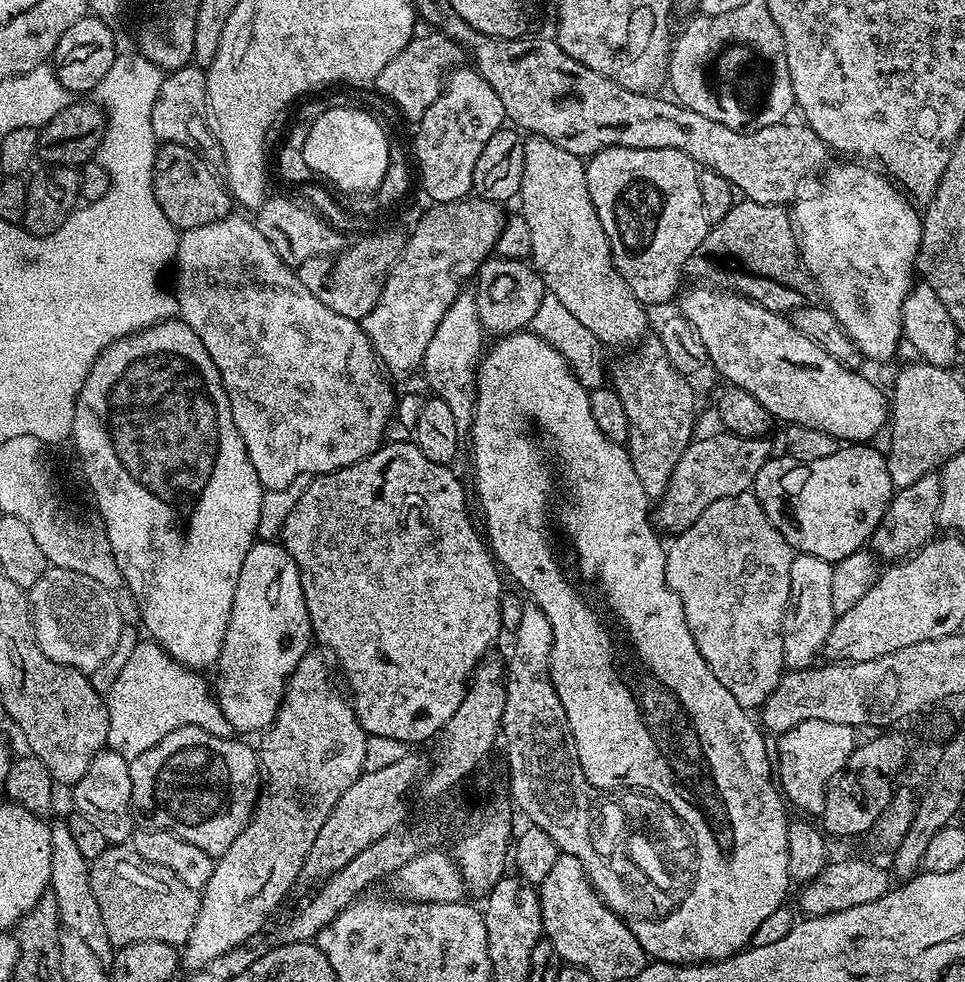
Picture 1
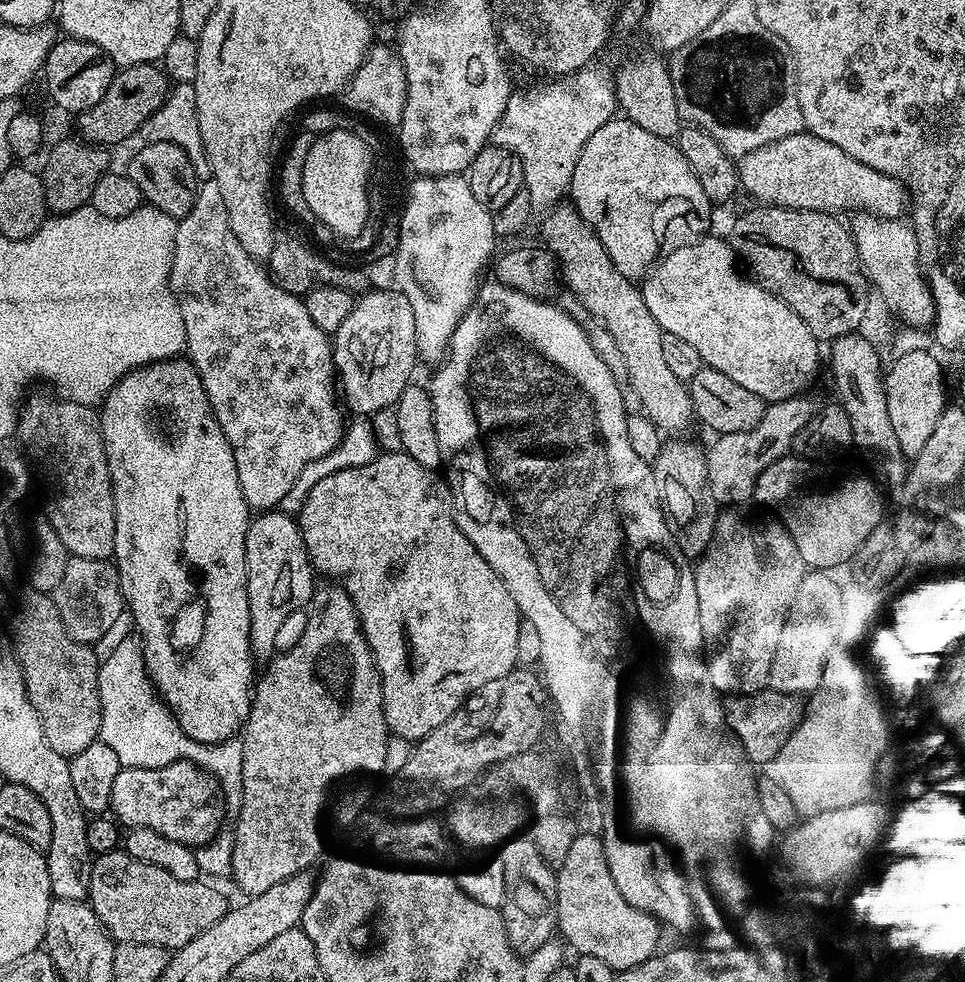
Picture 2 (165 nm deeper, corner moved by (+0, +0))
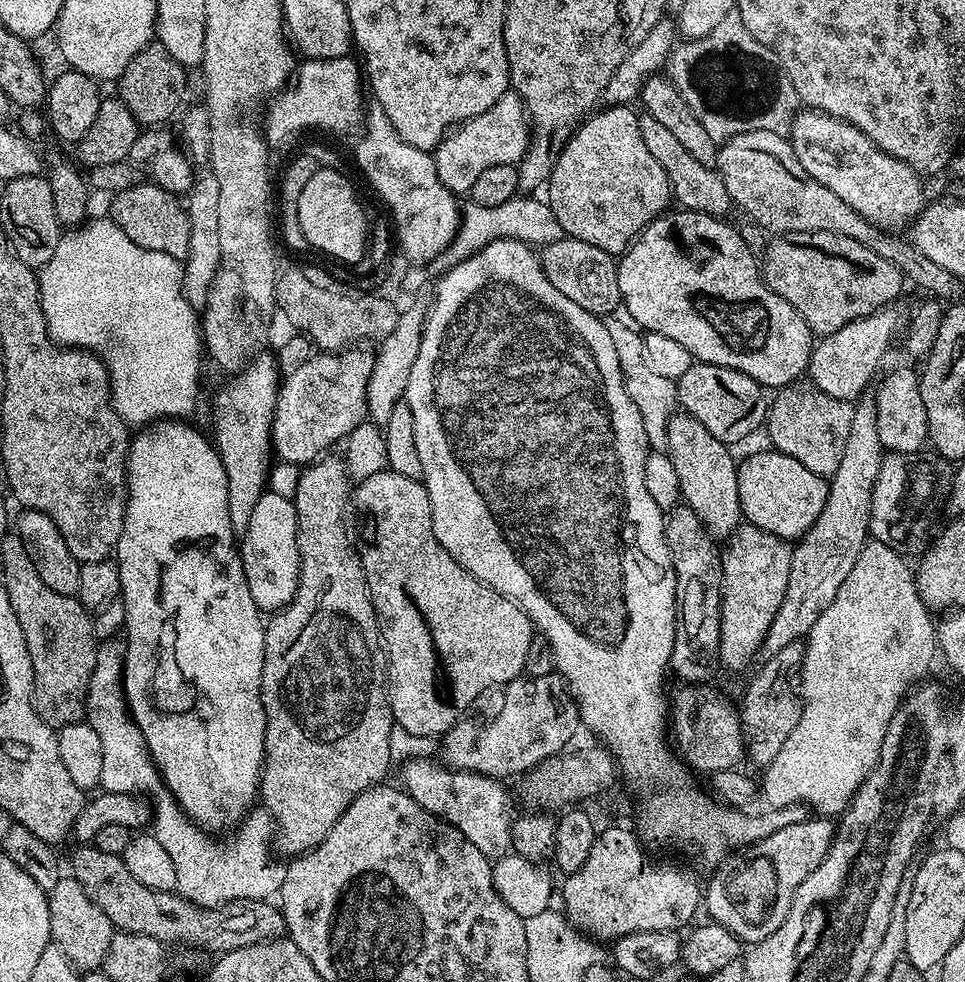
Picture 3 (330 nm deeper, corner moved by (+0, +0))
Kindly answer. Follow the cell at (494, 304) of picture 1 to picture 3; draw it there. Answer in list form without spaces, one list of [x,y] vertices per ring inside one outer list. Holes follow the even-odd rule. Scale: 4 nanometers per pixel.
[[[565,236],[563,240],[547,244],[539,253],[540,265],[544,267],[546,278],[554,282],[554,290],[562,290],[570,302],[582,306],[590,314],[601,318],[613,315],[615,308],[621,307],[618,290],[617,257],[606,250],[598,250],[598,246],[590,246],[590,242],[582,242],[573,236]]]

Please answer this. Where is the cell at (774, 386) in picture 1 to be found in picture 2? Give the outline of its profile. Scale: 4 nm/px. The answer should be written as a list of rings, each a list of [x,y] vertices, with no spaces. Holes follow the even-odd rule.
[[[705,234],[691,242],[681,243],[681,248],[673,252],[665,251],[652,265],[648,275],[643,277],[640,293],[654,322],[658,322],[662,331],[683,338],[689,346],[697,348],[707,367],[726,374],[726,378],[734,378],[734,382],[758,394],[758,398],[765,402],[807,393],[820,372],[821,348],[816,337],[810,334],[808,323],[798,318],[786,302],[770,294],[739,267],[736,269],[738,260],[731,244],[727,239],[720,237],[719,240],[712,235]]]

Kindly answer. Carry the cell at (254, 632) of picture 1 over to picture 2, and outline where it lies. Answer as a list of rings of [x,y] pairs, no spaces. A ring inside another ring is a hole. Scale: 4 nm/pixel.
[[[264,510],[248,526],[246,542],[246,574],[250,602],[250,646],[253,657],[268,658],[277,651],[276,639],[284,623],[296,611],[307,609],[312,602],[314,569],[308,560],[306,542],[299,523],[289,513]]]

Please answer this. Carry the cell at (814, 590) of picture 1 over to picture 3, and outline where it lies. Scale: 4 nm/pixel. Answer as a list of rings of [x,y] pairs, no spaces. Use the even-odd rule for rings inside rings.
[[[797,642],[786,646],[776,656],[767,661],[768,665],[753,678],[744,692],[744,701],[738,704],[740,727],[744,730],[746,756],[753,760],[760,770],[768,767],[774,758],[778,758],[778,750],[790,738],[794,726],[798,726],[798,718],[804,709],[802,692],[798,687],[800,667],[804,665],[804,644]]]

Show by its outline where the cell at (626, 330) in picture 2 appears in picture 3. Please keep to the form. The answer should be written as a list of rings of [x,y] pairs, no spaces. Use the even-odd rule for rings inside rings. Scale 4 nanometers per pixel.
[[[677,411],[668,423],[668,450],[670,462],[674,462],[674,470],[678,474],[678,486],[683,503],[706,526],[713,538],[731,537],[742,523],[740,499],[738,498],[737,457],[732,457],[733,449],[722,443],[698,418],[689,416],[687,412]]]

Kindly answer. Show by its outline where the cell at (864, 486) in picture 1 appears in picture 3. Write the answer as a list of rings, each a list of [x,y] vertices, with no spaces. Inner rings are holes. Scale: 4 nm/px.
[[[775,450],[756,452],[739,461],[738,498],[747,523],[758,526],[781,540],[795,542],[806,535],[826,506],[829,481],[802,466],[795,458]]]

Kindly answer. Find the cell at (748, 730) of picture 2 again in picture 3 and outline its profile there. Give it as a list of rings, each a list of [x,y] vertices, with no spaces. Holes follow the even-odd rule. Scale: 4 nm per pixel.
[[[680,686],[676,693],[670,696],[670,732],[676,735],[674,748],[682,757],[689,769],[697,768],[700,772],[715,774],[735,769],[736,764],[746,756],[746,745],[744,742],[744,730],[740,727],[740,713],[735,707],[728,705],[724,696],[719,696],[712,686]]]

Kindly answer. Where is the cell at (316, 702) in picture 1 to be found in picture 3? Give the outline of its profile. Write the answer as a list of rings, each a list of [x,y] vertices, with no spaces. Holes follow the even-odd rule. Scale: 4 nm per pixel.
[[[325,455],[323,458],[307,465],[296,484],[296,517],[298,518],[298,546],[300,547],[300,577],[298,590],[288,605],[281,608],[267,621],[264,629],[264,665],[262,666],[262,686],[260,697],[266,714],[266,738],[264,739],[264,768],[260,772],[259,799],[264,800],[263,807],[272,816],[278,829],[278,848],[295,858],[301,852],[308,852],[318,842],[330,834],[334,822],[350,806],[352,799],[368,788],[381,783],[392,764],[390,754],[390,734],[394,725],[392,707],[388,701],[388,670],[386,653],[380,634],[380,624],[376,621],[376,611],[372,605],[370,586],[366,582],[364,567],[356,544],[358,532],[354,527],[354,484],[348,475],[347,466],[339,455]]]

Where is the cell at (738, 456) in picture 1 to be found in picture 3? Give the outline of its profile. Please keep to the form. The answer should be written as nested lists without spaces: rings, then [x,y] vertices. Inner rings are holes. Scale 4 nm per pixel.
[[[896,306],[879,308],[874,314],[866,318],[858,318],[842,330],[834,330],[834,334],[821,336],[815,341],[812,357],[808,359],[808,371],[806,373],[811,387],[819,392],[830,394],[830,398],[838,398],[855,402],[865,395],[868,383],[877,379],[876,371],[888,352],[892,343],[897,343],[902,332],[902,316]]]

